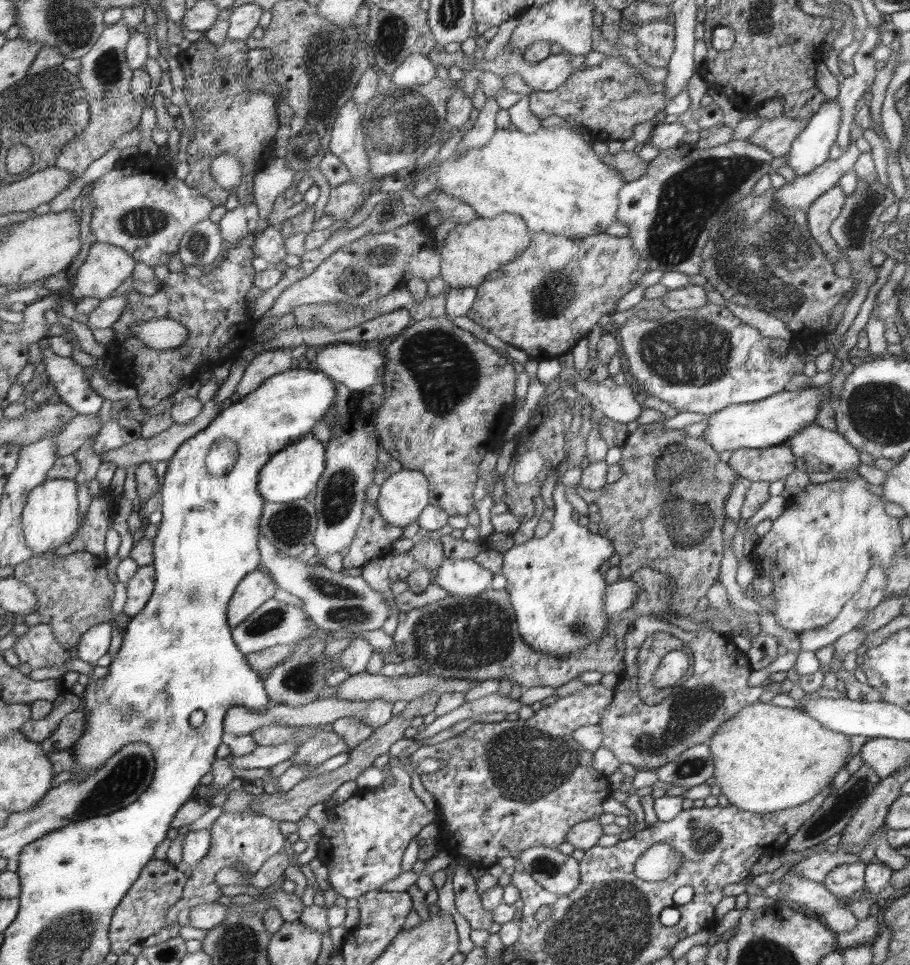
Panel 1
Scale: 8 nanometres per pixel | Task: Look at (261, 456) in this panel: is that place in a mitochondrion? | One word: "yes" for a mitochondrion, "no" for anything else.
no

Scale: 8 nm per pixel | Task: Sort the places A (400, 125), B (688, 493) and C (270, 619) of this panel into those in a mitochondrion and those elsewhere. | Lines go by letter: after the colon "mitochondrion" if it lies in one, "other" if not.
A: mitochondrion
B: mitochondrion
C: mitochondrion

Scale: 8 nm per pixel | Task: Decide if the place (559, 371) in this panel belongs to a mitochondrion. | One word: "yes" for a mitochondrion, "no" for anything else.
no

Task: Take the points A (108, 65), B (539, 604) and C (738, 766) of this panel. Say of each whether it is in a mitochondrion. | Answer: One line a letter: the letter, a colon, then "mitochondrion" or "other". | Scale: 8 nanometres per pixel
A: mitochondrion
B: other
C: other

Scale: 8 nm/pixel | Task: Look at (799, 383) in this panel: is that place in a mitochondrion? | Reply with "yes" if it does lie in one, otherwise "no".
no

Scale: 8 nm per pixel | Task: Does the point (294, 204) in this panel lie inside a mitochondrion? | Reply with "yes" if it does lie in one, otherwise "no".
no

